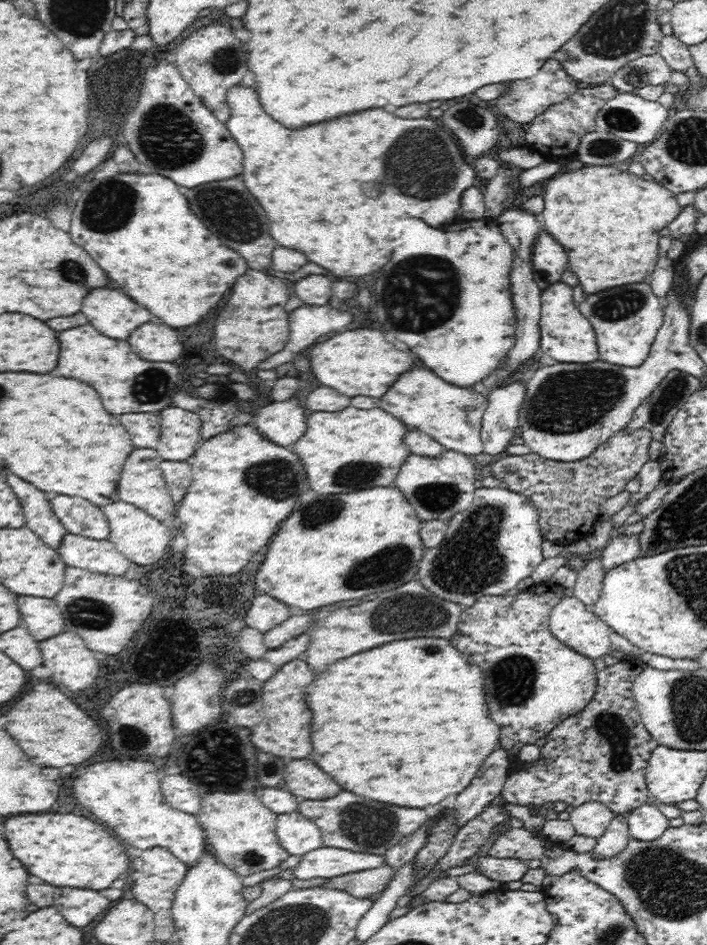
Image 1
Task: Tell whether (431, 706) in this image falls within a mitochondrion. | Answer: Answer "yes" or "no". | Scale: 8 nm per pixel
no

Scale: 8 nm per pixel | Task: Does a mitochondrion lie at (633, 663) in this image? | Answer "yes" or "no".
no

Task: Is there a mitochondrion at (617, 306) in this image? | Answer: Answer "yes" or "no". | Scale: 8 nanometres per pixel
yes

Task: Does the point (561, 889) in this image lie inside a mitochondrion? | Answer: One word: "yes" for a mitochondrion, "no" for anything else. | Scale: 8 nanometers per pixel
no

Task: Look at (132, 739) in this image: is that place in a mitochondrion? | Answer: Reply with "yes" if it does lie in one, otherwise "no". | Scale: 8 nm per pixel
yes

